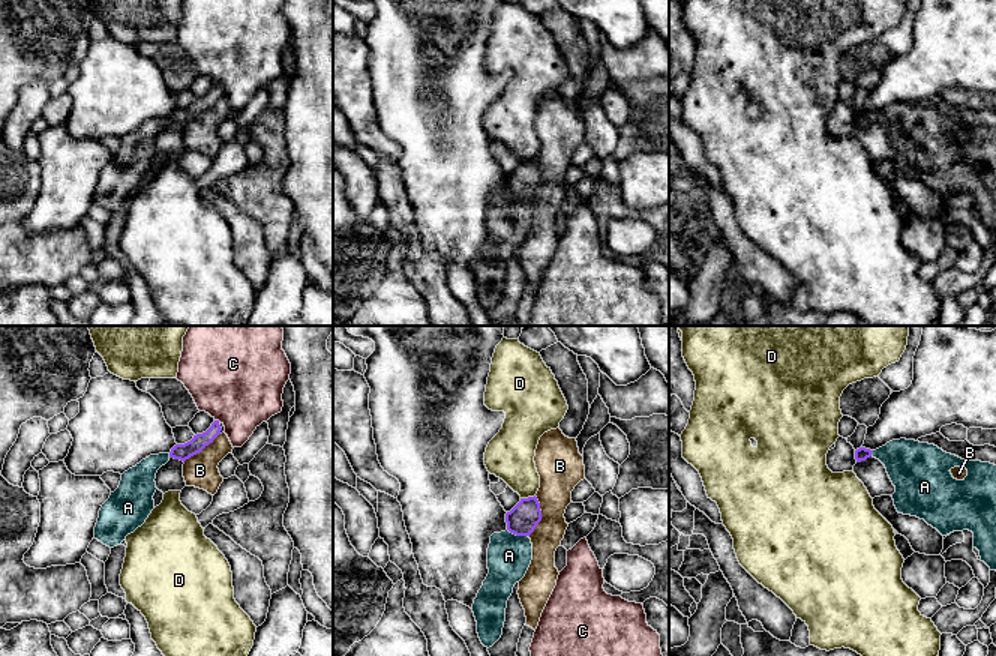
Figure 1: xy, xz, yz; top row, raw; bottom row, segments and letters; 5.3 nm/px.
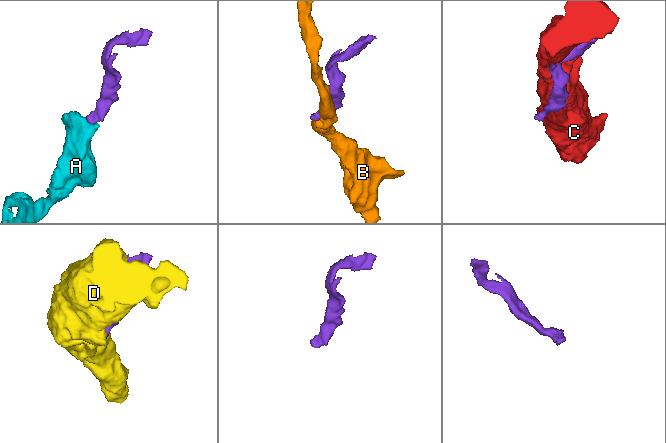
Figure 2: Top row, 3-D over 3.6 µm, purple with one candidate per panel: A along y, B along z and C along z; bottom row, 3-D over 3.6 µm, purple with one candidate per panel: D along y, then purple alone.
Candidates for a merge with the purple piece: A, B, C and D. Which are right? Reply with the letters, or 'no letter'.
A

